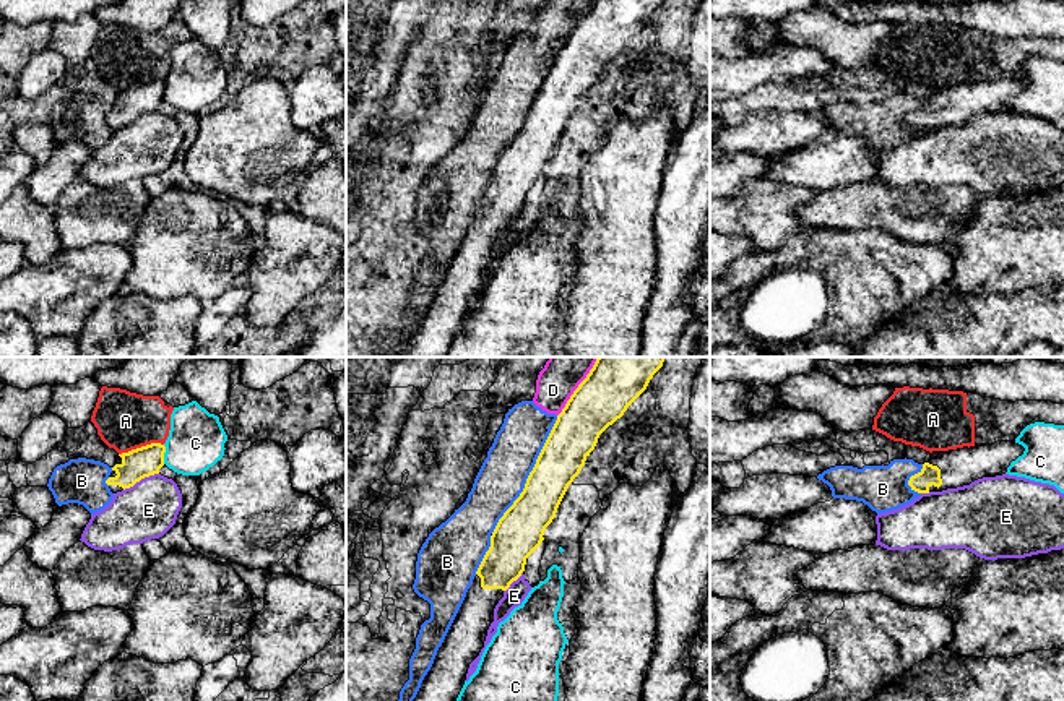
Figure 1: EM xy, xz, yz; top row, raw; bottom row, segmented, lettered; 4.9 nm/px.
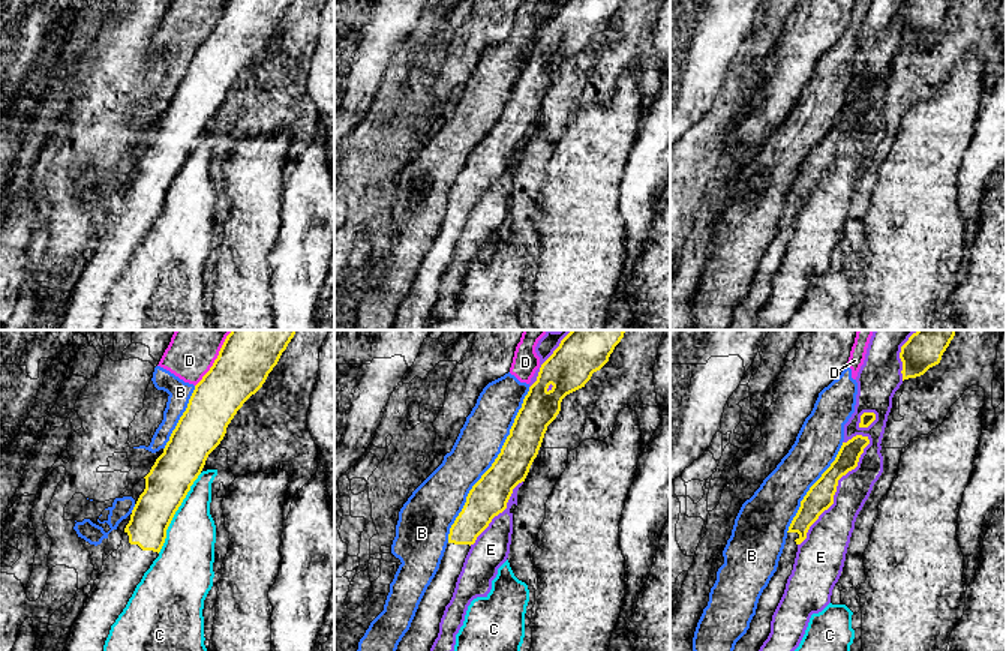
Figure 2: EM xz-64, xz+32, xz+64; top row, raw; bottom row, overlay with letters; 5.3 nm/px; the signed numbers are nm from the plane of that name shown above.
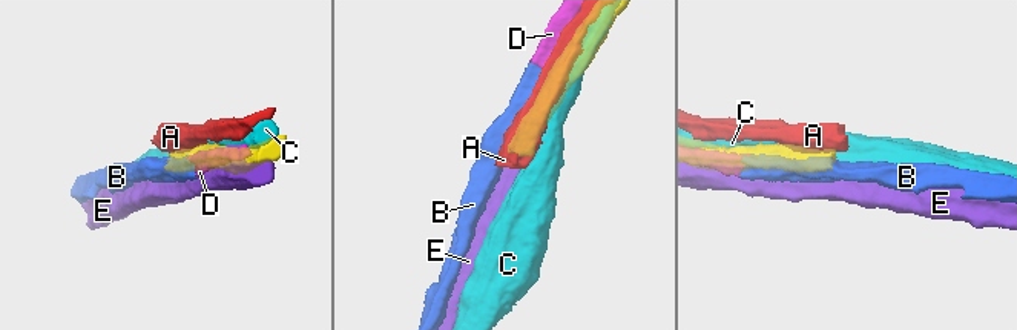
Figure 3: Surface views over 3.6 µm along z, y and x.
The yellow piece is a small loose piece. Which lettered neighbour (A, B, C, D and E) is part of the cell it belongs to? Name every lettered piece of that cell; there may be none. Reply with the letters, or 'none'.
none

